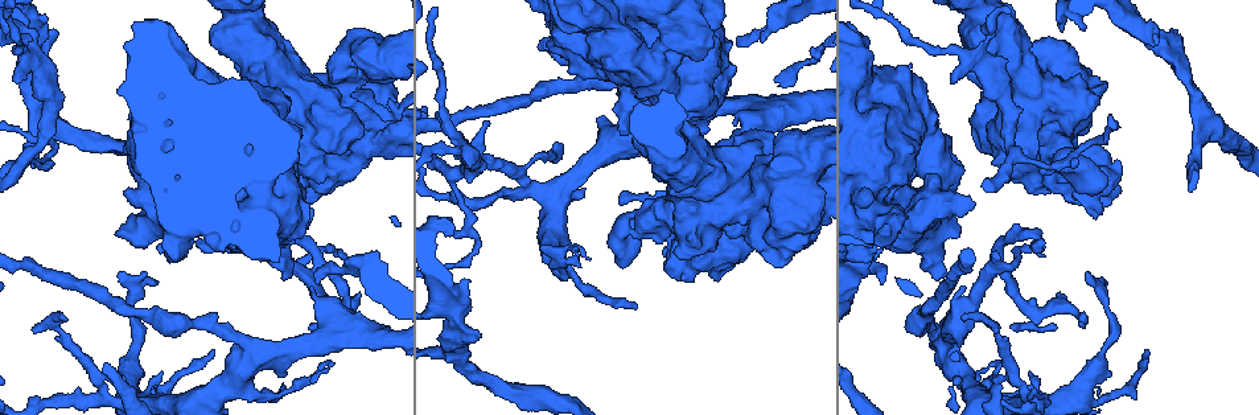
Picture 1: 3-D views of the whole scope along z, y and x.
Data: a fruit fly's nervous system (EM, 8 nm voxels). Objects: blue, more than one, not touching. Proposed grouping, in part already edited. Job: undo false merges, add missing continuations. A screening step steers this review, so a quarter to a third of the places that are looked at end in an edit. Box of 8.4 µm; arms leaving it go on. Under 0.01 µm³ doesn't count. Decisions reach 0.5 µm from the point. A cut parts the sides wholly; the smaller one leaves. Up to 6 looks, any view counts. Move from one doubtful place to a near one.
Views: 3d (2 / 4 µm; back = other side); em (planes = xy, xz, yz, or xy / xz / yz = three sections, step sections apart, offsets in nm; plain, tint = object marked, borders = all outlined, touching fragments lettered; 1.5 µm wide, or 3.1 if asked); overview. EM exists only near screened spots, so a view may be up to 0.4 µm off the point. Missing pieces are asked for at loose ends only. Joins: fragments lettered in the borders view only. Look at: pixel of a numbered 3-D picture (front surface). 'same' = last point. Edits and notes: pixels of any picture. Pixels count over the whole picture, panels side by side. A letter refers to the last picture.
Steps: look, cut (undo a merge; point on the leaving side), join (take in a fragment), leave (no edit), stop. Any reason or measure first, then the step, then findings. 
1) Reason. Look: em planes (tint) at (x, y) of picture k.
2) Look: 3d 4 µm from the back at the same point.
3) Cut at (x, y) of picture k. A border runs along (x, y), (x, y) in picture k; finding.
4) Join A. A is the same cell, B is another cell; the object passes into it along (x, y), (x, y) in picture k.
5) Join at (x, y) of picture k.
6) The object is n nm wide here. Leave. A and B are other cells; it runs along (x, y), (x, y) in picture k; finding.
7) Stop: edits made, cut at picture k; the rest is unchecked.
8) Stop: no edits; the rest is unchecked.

Branch stops here. Look: em xz step 8 (borders) at (739, 42) of picture 1.

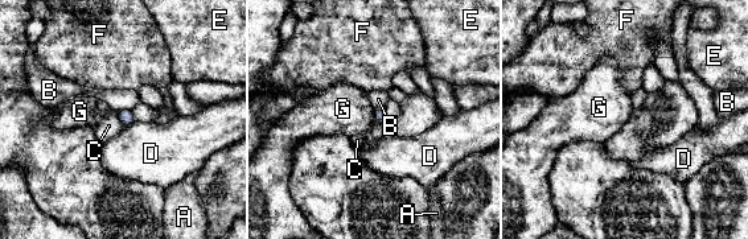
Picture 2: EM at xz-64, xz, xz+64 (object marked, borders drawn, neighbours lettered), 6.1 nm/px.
Leave. A, B, C, D, E, F and G are other cells; a border runs along (116, 112), (124, 126) in picture 2; no lettered fragment goes on from it.

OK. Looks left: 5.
Abrupt turn. Look: em xz step 4 (tint) at (318, 266) of picture 1.

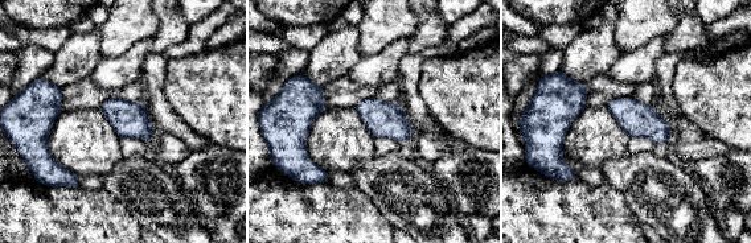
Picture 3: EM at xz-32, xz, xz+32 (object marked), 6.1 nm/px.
Look: em planes (borders) at the same point.

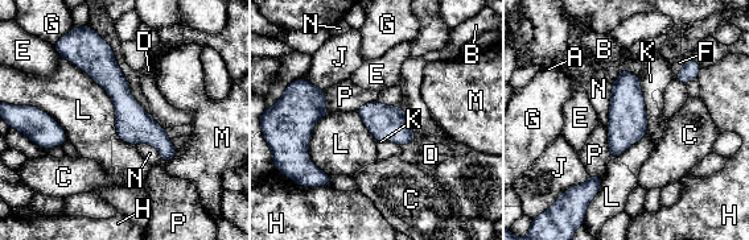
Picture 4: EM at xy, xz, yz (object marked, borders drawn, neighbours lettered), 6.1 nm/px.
Leave. A, B, C, D, E, F, G, H, J, K, L, M, N and P are other cells; it runs along (105, 48), (106, 73), (167, 157) in picture 4; one neuron here.

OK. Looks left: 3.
Thin end. Look: 3d 4 µm at (353, 94) of picture 1.

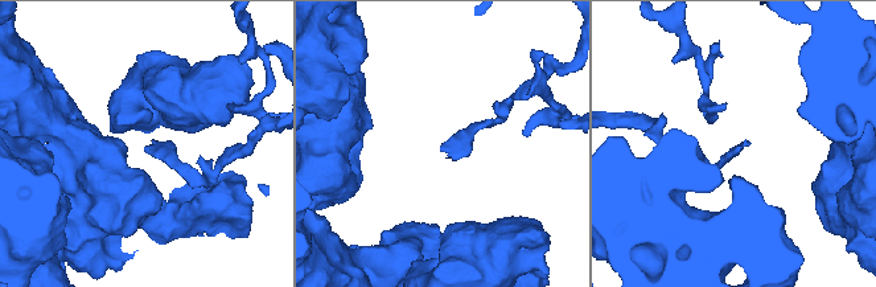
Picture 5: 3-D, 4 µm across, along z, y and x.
Now the EM. Look: em planes (borders) at (441, 150) of picture 5.

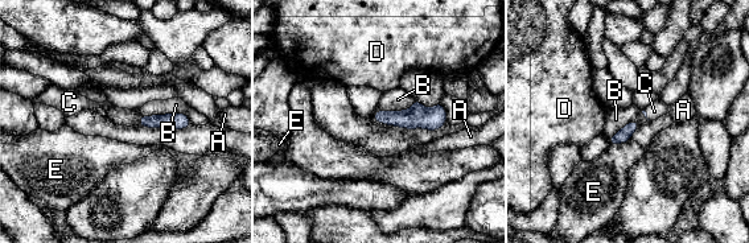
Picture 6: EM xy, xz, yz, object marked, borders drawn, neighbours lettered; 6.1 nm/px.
Join C. C is the same cell, A, B, D and E are other cells; the object passes into it along (180, 120), (140, 120), (123, 116) in picture 6; it goes on there.

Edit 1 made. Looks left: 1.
Stop: edits made, join at picture 6; the rest is unchecked.

